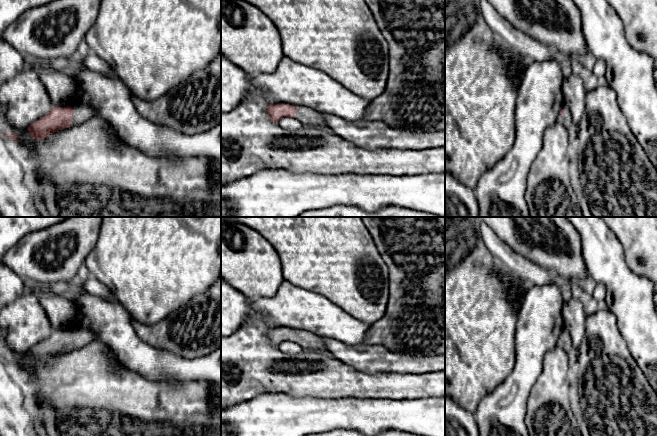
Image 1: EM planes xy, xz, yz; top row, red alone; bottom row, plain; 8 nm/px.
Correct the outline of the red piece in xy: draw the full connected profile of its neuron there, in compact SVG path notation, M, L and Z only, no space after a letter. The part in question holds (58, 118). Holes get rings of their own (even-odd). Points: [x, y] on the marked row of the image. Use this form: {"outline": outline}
{"outline": "M88 105L53 106L48 114L32 123L27 129L34 140L43 140L59 129L81 124L94 117L95 111Z"}

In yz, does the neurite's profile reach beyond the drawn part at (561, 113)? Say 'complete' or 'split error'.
split error

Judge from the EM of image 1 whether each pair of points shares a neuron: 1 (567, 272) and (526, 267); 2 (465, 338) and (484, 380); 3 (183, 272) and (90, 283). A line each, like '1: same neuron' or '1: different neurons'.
1: different neurons
2: same neuron
3: different neurons

